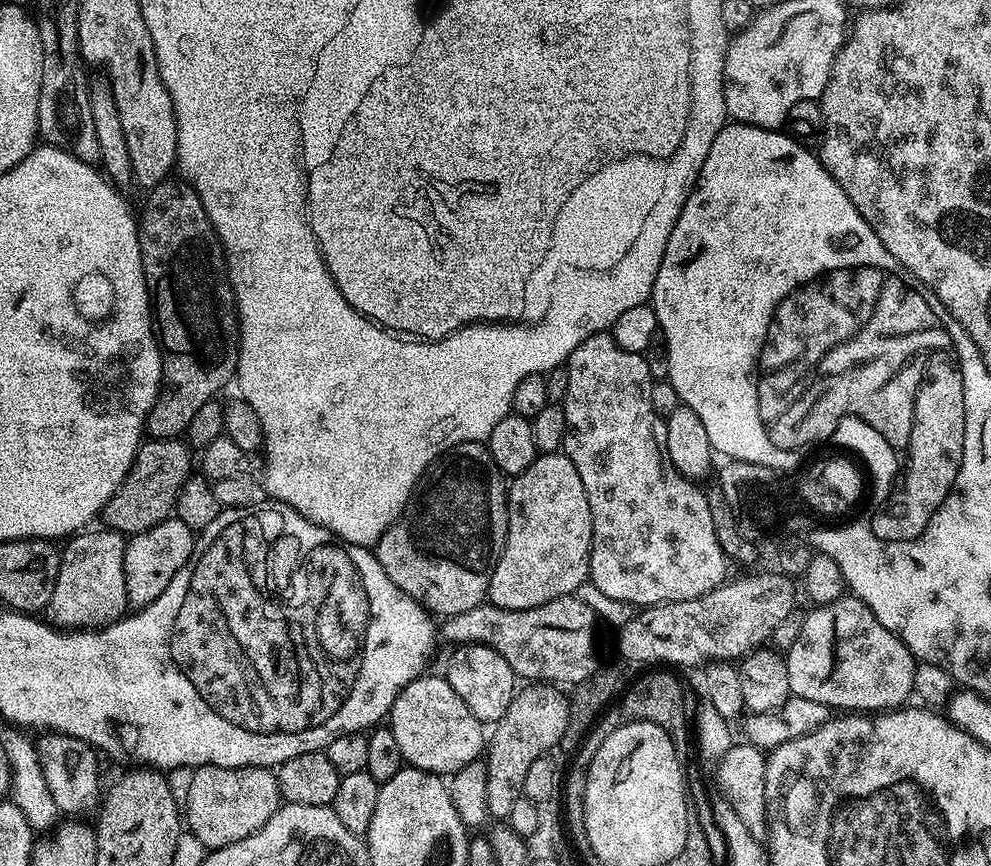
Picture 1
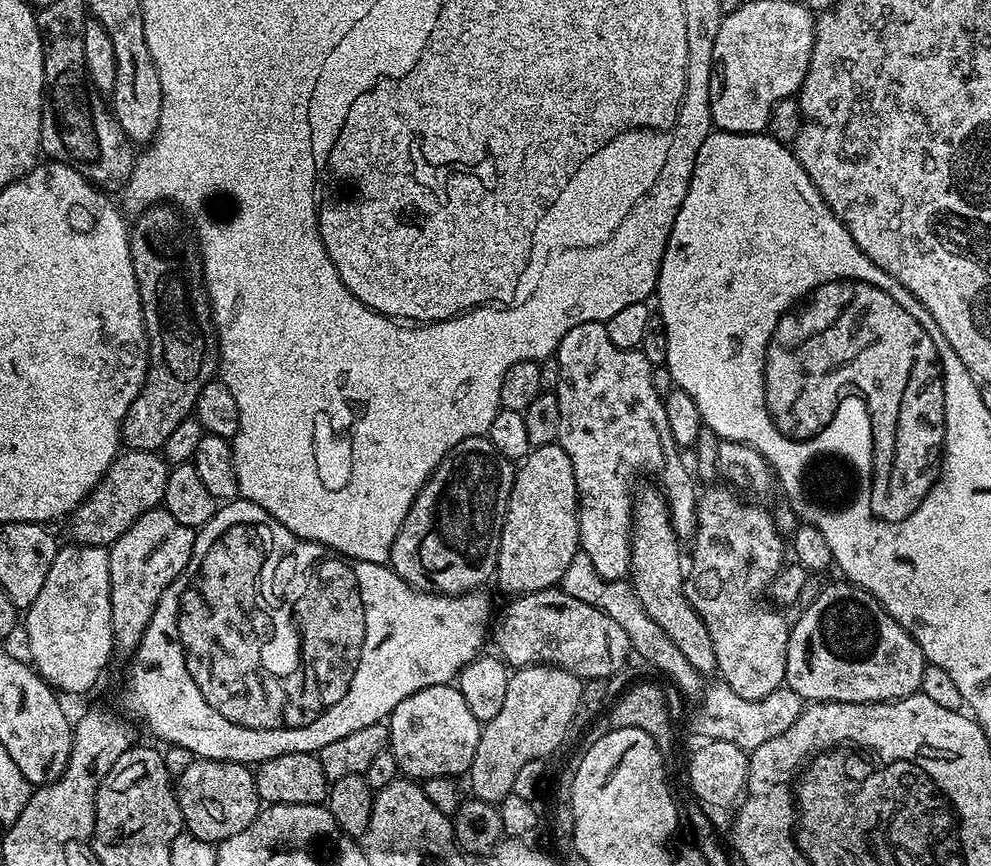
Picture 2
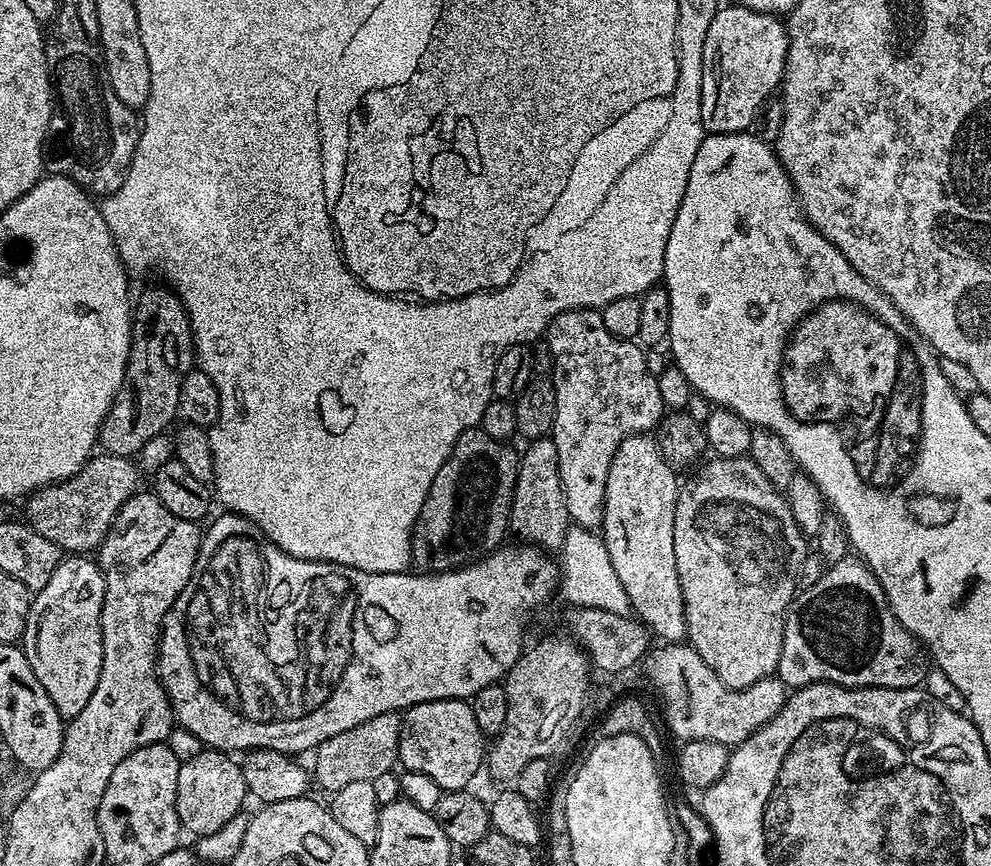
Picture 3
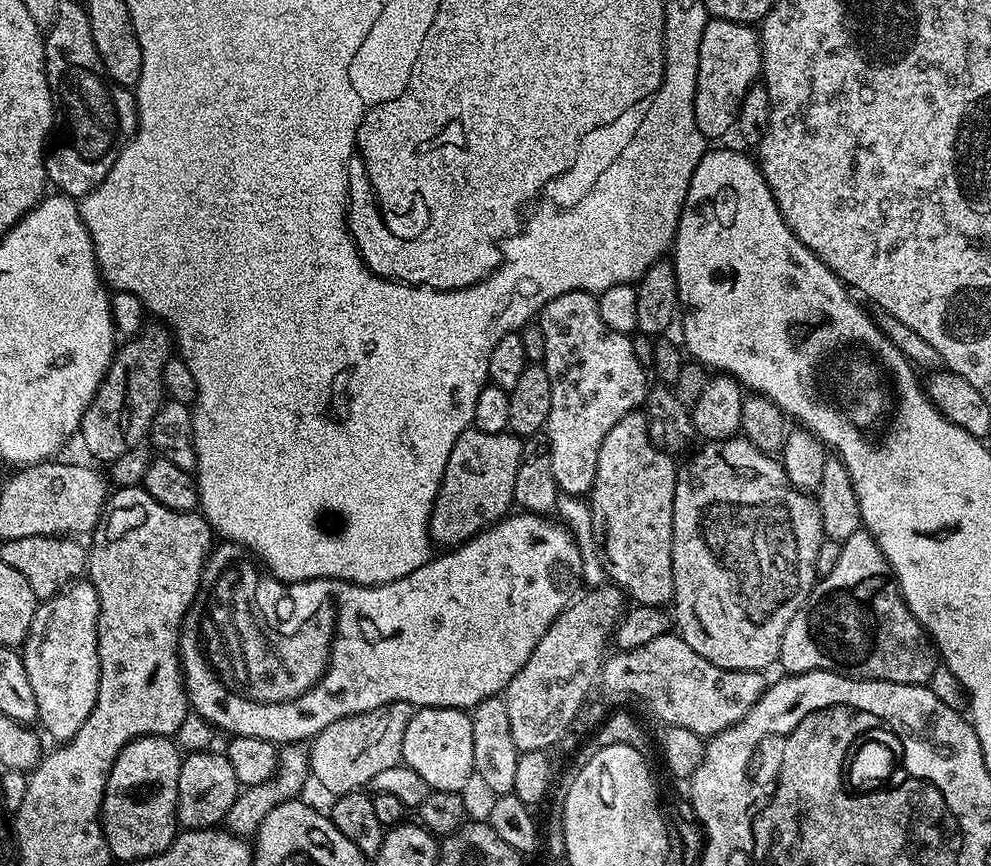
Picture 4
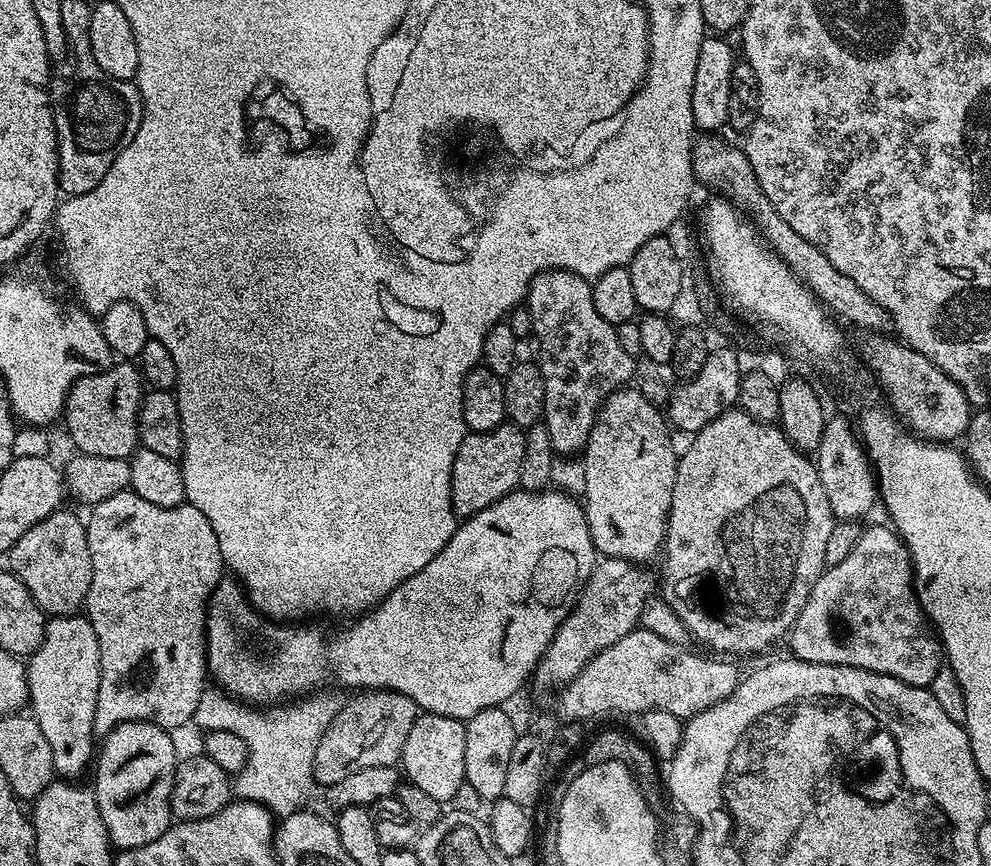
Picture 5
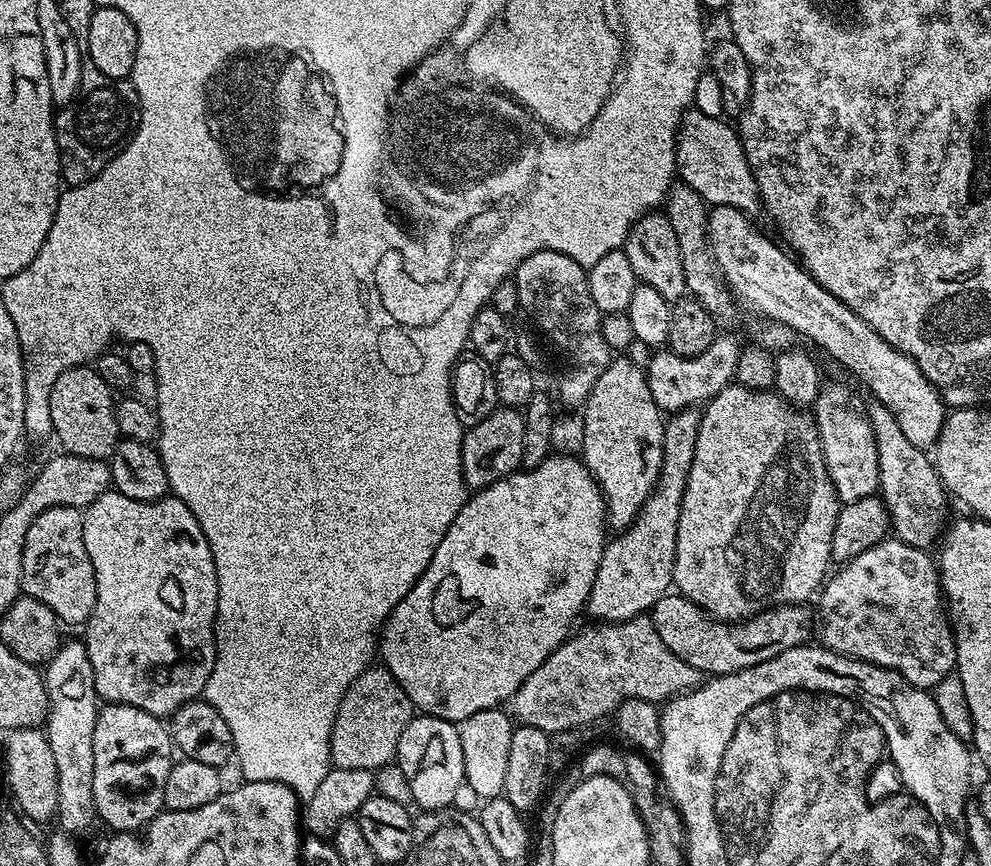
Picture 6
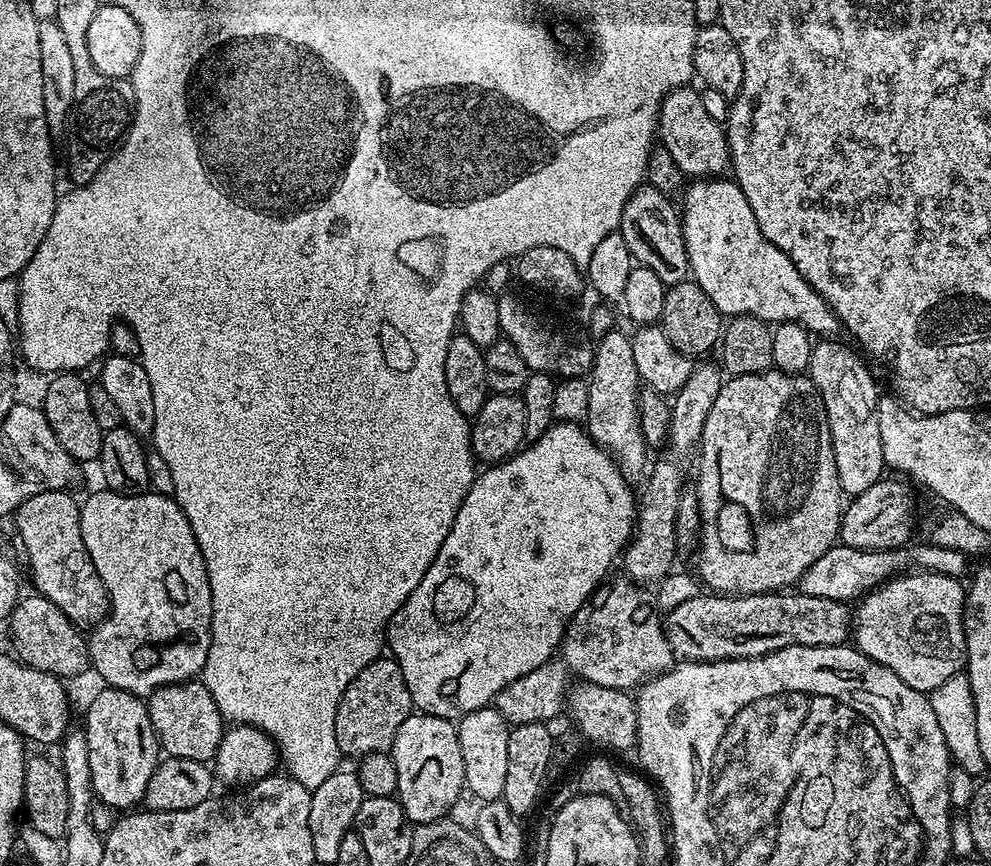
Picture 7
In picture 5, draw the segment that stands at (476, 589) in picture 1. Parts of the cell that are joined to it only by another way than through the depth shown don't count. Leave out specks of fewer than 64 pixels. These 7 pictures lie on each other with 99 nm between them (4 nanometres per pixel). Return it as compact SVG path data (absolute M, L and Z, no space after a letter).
M511 422L499 424L494 430L468 432L458 446L452 467L452 508L457 517L478 514L498 498L517 491L523 453L524 432Z

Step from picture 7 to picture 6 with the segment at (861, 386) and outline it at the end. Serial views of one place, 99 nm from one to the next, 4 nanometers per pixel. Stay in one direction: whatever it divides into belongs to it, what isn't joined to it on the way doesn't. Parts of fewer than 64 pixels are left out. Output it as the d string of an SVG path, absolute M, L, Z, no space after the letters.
M821 383L820 393L814 405L816 417L816 429L822 442L822 454L826 462L826 470L832 479L832 485L836 491L841 505L850 502L858 502L858 498L877 495L880 486L880 475L878 474L878 446L874 442L874 430L868 421L867 411L856 401L856 396L844 384Z

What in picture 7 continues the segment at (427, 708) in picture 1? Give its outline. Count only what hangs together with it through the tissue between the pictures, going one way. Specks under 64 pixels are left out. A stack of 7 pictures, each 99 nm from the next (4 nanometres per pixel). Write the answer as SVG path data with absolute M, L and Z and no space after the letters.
M413 714L398 726L390 755L398 774L395 795L413 825L445 819L465 791L462 746L457 725L446 718Z

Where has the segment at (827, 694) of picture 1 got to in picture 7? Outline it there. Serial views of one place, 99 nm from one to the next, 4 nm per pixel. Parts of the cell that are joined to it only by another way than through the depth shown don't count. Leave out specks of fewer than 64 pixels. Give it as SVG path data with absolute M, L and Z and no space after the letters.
M913 571L901 575L887 584L882 584L871 592L859 597L852 612L851 639L854 647L874 662L894 670L906 686L925 694L933 692L946 678L954 678L965 667L968 659L966 634L964 633L965 585L955 576L937 572Z

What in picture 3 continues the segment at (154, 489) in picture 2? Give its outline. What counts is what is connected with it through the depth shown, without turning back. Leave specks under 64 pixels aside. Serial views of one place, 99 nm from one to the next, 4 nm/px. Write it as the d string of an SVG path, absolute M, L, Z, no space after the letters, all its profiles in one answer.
M107 454L93 455L70 479L47 484L44 488L39 488L27 497L25 504L28 505L24 508L23 519L31 528L38 530L38 534L42 534L42 538L50 538L50 542L59 546L61 553L95 553L99 549L100 543L106 538L118 510L131 496L136 495L141 487L140 479L142 479L142 473L129 457Z

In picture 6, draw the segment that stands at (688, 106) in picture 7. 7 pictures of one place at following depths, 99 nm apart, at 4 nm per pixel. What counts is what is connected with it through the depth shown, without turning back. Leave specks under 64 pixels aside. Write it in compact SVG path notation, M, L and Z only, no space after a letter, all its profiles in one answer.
M695 108L682 118L674 148L674 166L681 183L688 184L709 205L729 205L749 216L761 209L760 192L746 162L737 129L725 119L704 115Z

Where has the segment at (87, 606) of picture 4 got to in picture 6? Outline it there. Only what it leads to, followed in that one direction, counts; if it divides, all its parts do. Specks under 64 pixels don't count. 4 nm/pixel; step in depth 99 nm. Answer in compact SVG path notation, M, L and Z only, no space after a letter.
M65 639L43 669L44 685L48 691L46 735L58 766L59 827L69 834L88 832L98 824L94 802L94 726L98 697L94 670L90 666L83 639Z

